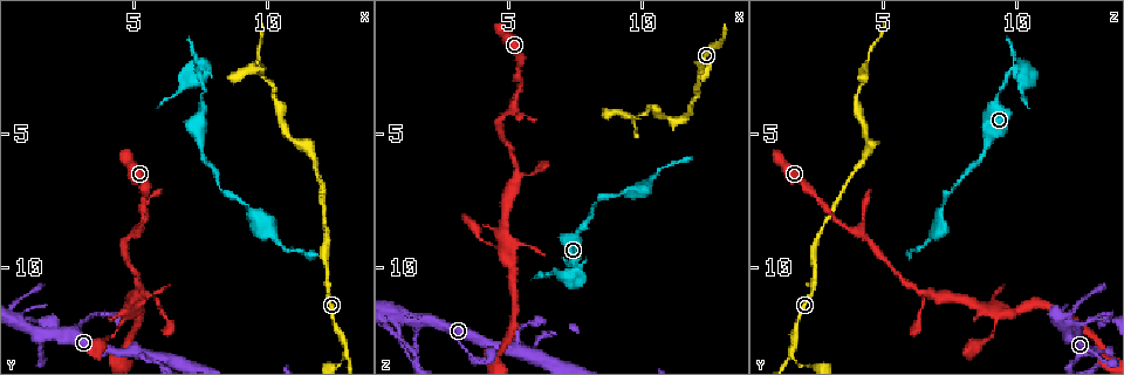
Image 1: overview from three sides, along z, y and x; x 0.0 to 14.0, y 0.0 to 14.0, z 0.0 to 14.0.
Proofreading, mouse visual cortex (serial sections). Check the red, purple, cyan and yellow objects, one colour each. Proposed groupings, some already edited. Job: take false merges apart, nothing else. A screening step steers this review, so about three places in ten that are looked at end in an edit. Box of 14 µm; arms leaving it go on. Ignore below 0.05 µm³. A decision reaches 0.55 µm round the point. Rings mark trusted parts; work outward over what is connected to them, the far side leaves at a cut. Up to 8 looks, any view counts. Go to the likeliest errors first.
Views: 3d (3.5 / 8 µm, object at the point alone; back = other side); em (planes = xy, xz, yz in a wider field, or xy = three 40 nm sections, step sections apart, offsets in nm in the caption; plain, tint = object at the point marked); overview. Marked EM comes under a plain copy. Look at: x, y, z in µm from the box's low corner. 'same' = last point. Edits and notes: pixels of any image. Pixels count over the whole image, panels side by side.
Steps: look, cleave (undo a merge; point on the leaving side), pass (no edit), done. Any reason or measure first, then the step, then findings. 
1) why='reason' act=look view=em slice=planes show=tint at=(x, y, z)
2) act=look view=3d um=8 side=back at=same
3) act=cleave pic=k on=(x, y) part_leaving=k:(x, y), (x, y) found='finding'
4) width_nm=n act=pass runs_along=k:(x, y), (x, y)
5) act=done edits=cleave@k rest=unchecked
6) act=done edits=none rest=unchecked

why='abrupt turn' act=look view=3d um=3.5 at=(7.5, 2.7, 10.3)

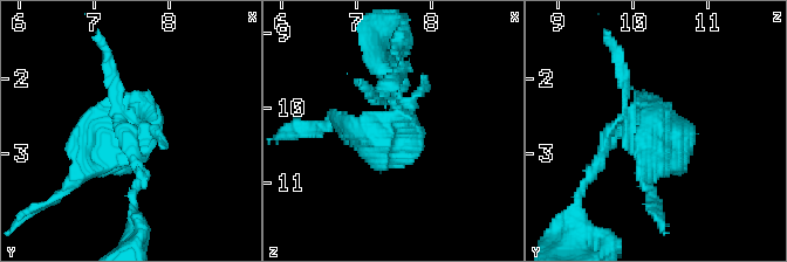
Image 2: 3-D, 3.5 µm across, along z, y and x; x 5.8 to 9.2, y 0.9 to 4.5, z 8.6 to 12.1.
why='need the tissue' act=look view=em slice=xy step=1 show=tint at=(7.40, 2.60, 10.30)

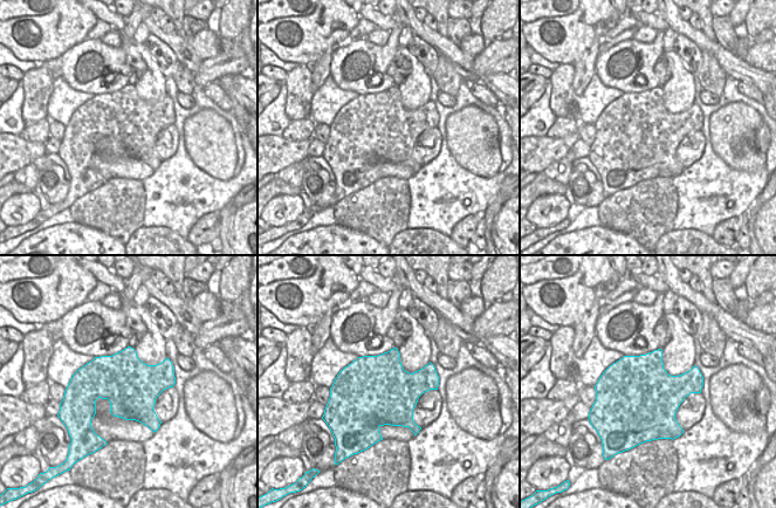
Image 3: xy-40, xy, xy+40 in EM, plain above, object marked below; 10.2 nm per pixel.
width_nm=750 act=cleave pic=2 on=(91, 132) part_leaving=2:(620, 128), (668, 138), (649, 171) found='a second cell is stuck on'

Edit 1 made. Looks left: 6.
why='sharp bend' act=look view=3d um=8 at=(9.7, 2.7, 4.3)

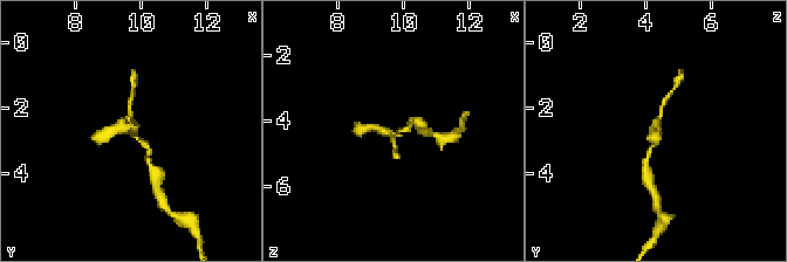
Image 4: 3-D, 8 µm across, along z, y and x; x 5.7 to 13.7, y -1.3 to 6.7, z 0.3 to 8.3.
why='closer look' act=look view=3d um=3.5 at=(9.7, 2.7, 4.4)

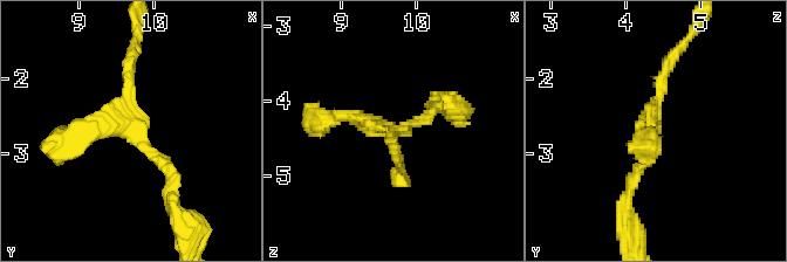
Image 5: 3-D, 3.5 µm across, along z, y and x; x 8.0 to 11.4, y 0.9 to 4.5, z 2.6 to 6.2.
act=look view=em slice=xy step=1 show=tint at=(9.65, 2.65, 4.35)

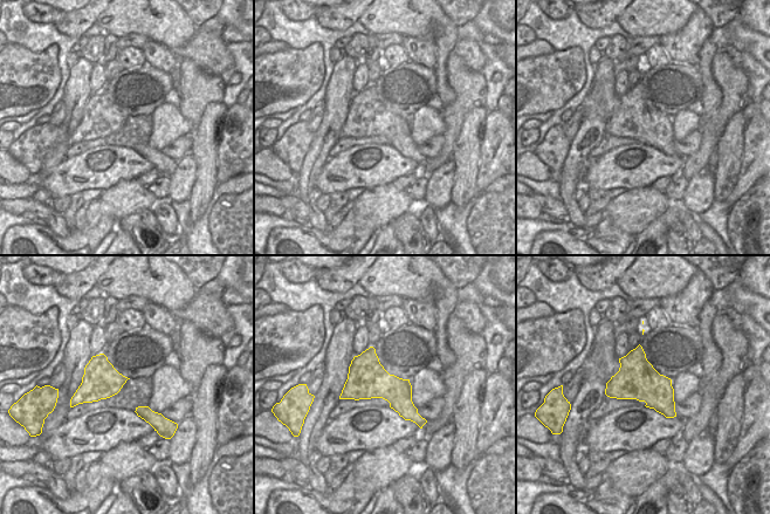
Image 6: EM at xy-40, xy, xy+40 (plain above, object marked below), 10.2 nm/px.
act=pass runs_along=5:(172, 188), (125, 124), (56, 146) found='one cell here'

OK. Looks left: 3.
why='abrupt turn' act=look view=3d um=3.5 at=(12.9, 13.4, 1.6)

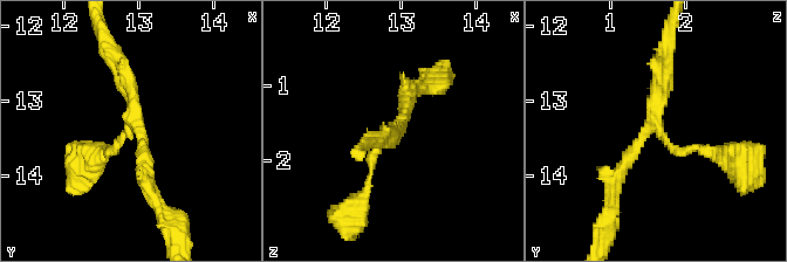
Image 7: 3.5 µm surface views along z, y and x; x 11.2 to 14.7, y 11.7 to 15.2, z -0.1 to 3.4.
arm_widths_nm=100,200,200 act=pass runs_along=7:(665, 53), (654, 124), (675, 150), (713, 150) found='one cell here'

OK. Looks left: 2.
act=done edits=cleave@2 rest=unchecked

